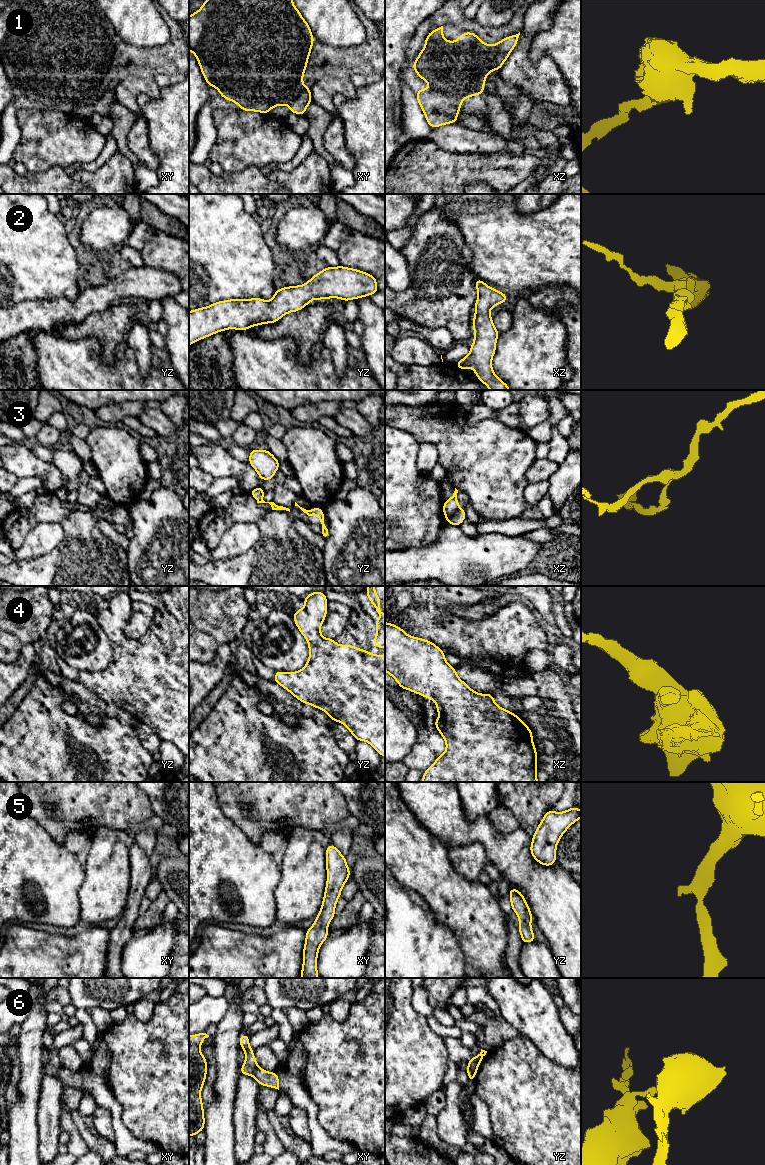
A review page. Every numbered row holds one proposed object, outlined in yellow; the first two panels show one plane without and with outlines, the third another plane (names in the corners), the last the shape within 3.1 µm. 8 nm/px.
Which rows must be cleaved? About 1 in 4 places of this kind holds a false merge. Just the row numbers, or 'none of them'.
1, 3, 6

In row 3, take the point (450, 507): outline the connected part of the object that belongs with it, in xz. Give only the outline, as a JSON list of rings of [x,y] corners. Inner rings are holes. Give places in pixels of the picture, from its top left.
[[[455,488],[453,495],[443,503],[443,513],[448,521],[460,508],[457,500],[458,490]]]

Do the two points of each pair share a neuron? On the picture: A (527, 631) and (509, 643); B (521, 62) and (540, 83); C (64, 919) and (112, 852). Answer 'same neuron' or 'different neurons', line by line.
A: same neuron
B: same neuron
C: different neurons

